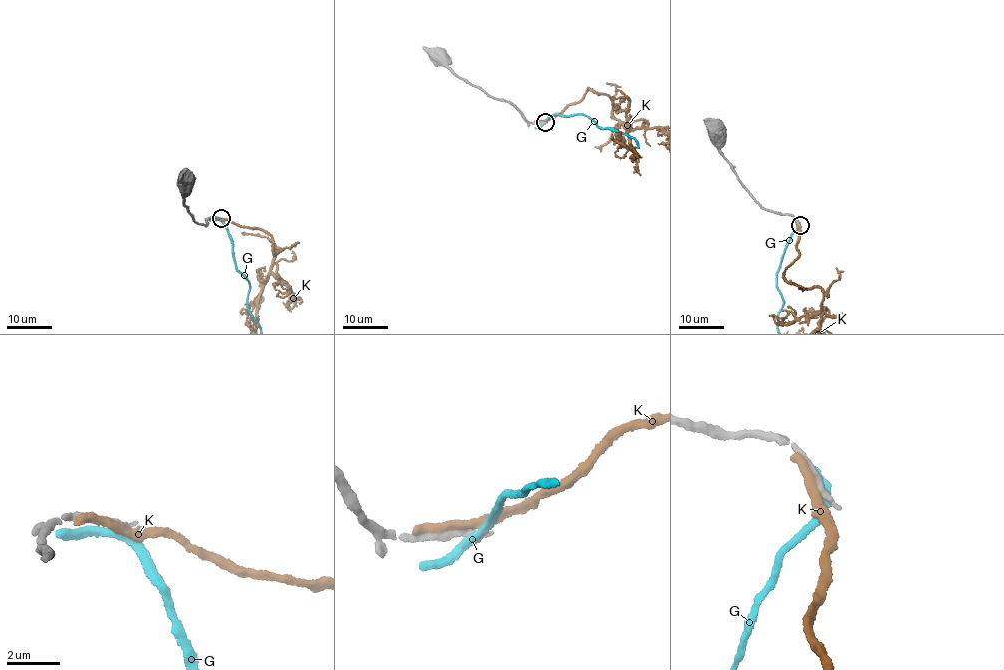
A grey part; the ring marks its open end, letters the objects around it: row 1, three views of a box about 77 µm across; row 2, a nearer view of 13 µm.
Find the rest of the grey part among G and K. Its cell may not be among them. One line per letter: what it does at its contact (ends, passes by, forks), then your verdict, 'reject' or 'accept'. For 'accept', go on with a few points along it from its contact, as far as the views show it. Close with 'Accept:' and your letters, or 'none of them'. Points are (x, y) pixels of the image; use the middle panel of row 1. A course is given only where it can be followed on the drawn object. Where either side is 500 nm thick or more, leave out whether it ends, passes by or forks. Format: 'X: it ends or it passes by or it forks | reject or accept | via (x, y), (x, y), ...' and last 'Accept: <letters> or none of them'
G: it passes by | reject
K: it ends | reject
Accept: none of them

